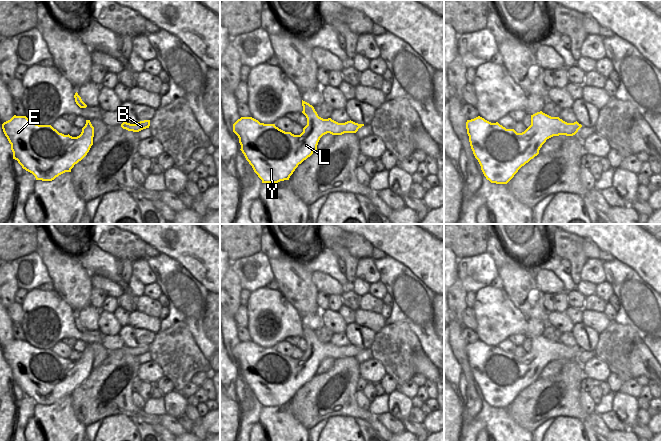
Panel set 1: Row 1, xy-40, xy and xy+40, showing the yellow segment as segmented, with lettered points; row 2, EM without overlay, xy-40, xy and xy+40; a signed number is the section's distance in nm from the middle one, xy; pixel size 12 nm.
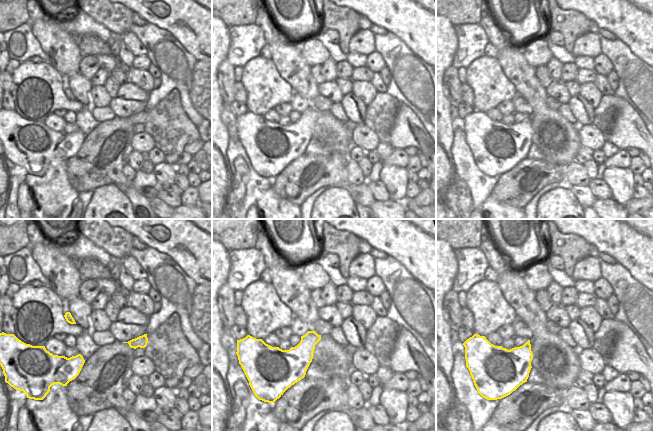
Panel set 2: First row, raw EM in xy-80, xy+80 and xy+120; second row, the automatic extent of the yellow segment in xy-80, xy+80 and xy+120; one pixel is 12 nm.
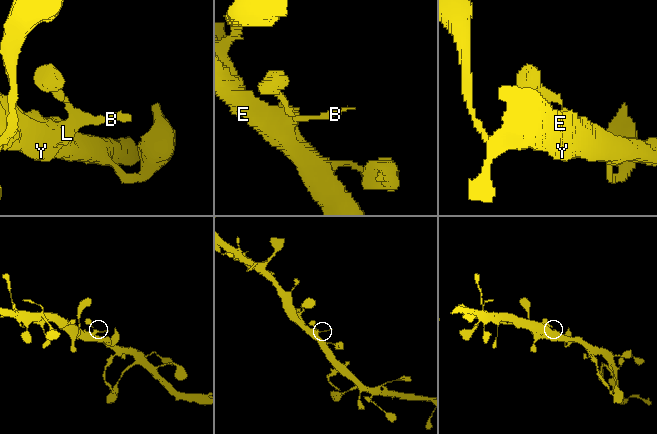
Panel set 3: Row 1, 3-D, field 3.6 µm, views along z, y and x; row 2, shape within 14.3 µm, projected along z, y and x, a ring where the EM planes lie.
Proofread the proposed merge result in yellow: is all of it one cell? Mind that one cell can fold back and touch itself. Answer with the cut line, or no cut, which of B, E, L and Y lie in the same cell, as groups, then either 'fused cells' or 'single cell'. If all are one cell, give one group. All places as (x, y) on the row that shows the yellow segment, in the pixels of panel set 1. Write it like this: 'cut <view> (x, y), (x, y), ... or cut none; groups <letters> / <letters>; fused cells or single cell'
cut none; groups B E L Y; single cell

